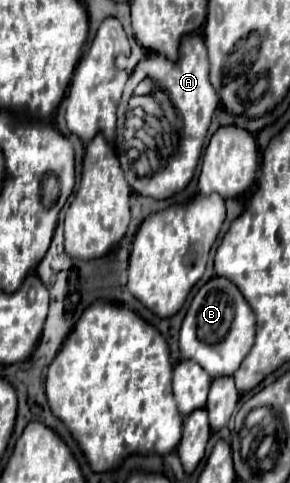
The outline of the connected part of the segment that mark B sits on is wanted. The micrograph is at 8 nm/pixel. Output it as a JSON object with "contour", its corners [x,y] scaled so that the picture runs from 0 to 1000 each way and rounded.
{"contour":[[[776,573],[721,578],[666,615],[617,685],[624,739],[686,752],[734,785],[803,776],[879,702],[879,652],[810,586]]]}

